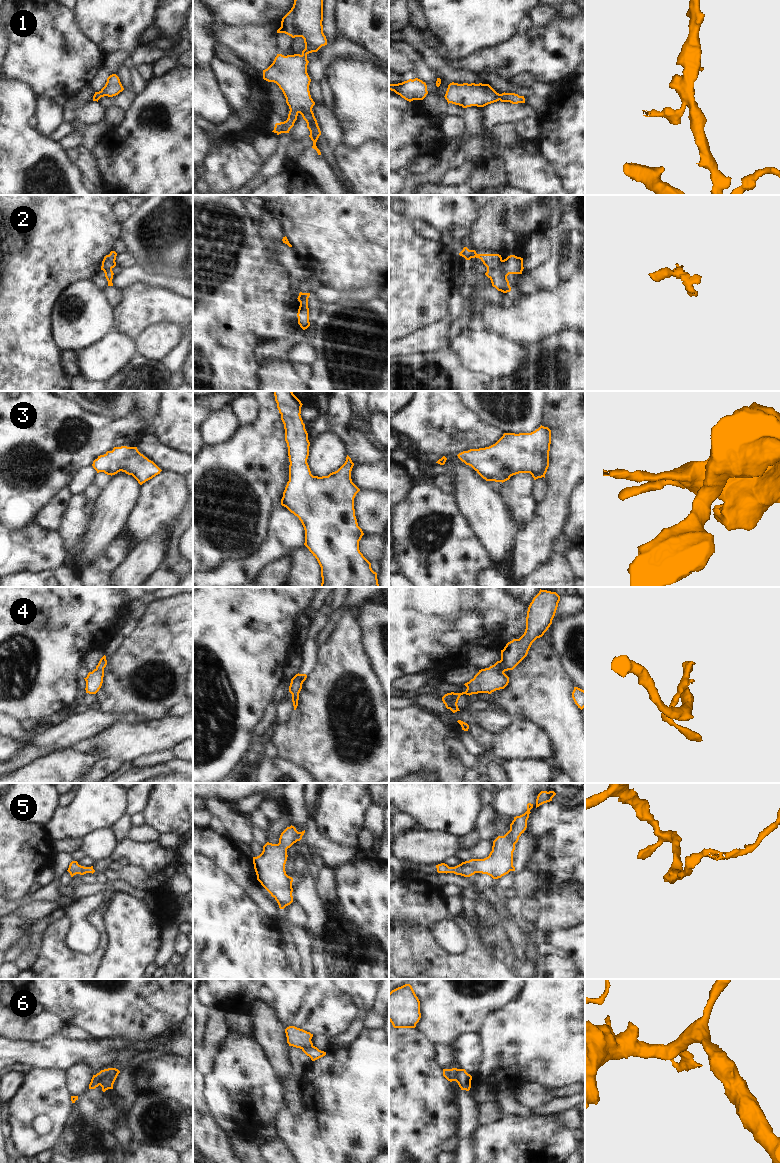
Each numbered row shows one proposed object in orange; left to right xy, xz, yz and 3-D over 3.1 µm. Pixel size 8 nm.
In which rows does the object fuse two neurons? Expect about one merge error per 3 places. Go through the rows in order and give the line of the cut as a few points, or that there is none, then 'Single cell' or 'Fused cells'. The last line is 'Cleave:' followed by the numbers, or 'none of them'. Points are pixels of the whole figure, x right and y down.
1: No split. Single cell
2: No split. Single cell
3: No split. Single cell
4: No split. Single cell
5: No split. Single cell
6: Split along xy (116, 1069), (113, 1077), (103, 1077), (98, 1084). Fused cells
Cleave: 6.

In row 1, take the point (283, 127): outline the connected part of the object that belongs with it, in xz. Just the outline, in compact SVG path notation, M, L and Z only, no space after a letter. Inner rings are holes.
M294 0L293 7L282 18L281 27L277 33L285 33L292 38L302 37L305 49L301 55L277 54L273 63L263 70L263 79L279 86L290 109L287 120L276 123L272 132L277 135L289 133L300 113L310 131L309 137L313 141L312 148L317 151L318 155L321 155L321 152L316 142L321 131L312 111L315 102L309 91L311 79L307 73L309 63L307 55L327 45L322 21L323 0Z

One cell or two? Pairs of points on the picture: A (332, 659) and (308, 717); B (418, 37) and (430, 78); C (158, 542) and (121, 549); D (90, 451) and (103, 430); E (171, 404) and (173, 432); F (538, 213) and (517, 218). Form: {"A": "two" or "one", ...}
{"A": "one", "B": "two", "C": "two", "D": "one", "E": "one", "F": "one"}

